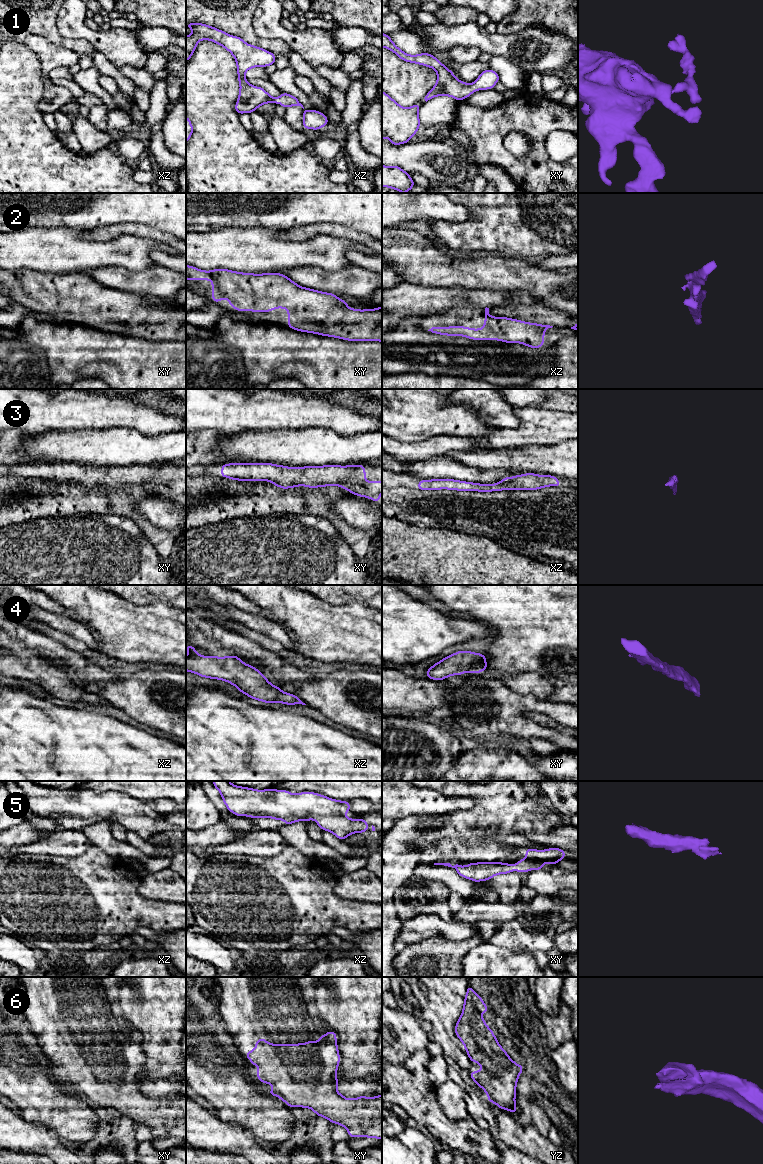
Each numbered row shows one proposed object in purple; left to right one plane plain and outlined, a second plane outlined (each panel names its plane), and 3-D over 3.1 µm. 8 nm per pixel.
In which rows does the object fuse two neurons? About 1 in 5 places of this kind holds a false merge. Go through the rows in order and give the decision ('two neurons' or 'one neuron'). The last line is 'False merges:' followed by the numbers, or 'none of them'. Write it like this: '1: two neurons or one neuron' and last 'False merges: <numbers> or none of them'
1: one neuron
2: one neuron
3: one neuron
4: one neuron
5: one neuron
6: one neuron
False merges: none of them

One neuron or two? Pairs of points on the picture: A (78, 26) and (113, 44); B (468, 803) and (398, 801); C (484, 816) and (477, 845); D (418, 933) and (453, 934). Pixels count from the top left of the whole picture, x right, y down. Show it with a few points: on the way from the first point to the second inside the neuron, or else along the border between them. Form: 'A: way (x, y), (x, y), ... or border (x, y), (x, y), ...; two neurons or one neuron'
A: way (87, 33), (91, 36), (98, 36), (104, 41); one neuron
B: way (451, 803), (415, 801); one neuron
C: border (486, 835), (464, 838), (455, 837); two neurons
D: way (427, 929), (444, 929); one neuron

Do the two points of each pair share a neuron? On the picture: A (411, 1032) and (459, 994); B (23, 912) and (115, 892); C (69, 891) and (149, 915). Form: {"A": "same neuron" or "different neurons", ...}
{"A": "different neurons", "B": "same neuron", "C": "same neuron"}

